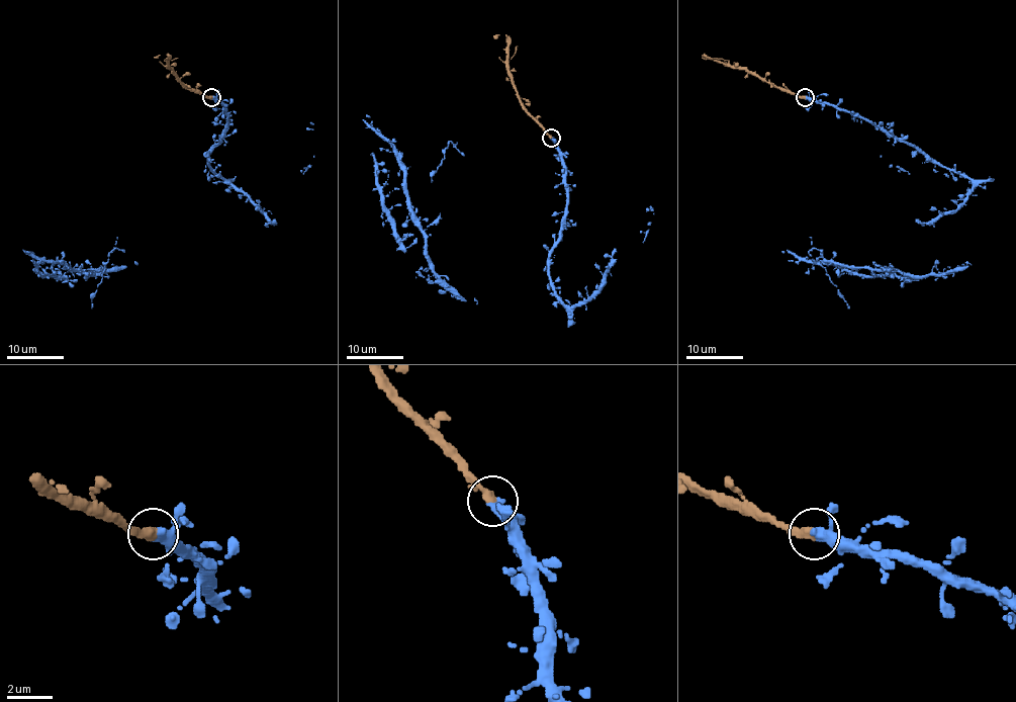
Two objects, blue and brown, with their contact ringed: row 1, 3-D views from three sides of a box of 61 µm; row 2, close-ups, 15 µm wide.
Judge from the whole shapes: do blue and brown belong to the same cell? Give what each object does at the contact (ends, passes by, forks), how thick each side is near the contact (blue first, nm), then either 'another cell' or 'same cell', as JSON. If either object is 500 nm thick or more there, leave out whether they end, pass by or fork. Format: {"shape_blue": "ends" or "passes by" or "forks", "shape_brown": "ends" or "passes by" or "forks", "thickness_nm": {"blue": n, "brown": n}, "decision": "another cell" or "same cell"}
{"shape_blue": "passes by", "shape_brown": "ends", "thickness_nm": {"blue": 320, "brown": 400}, "decision": "same cell"}

